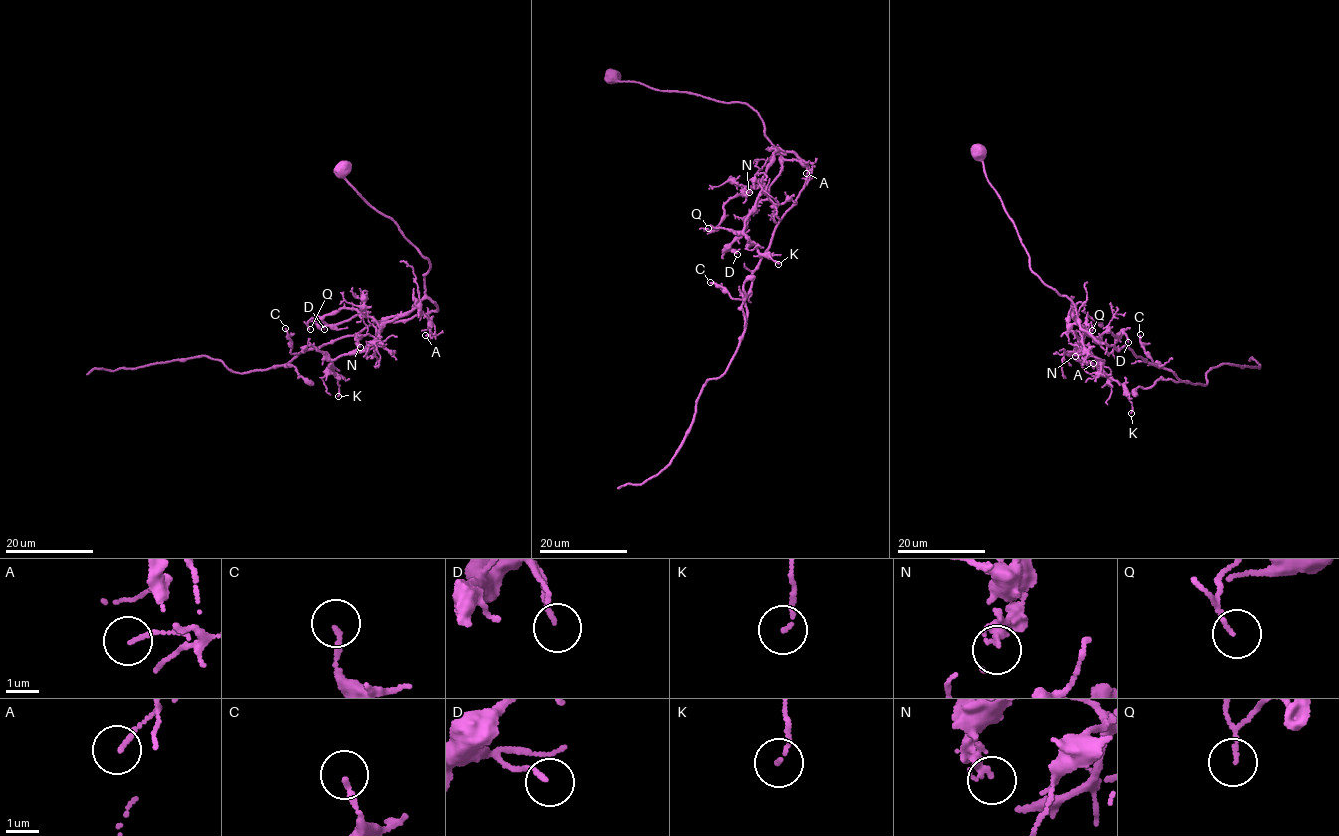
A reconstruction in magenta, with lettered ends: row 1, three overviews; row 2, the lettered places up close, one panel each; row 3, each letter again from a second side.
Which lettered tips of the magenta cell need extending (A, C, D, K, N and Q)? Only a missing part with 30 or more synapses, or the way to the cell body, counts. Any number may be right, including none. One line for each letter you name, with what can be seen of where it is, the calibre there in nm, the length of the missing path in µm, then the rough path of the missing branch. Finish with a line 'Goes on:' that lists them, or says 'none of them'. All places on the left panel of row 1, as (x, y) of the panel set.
Goes on: none of them

